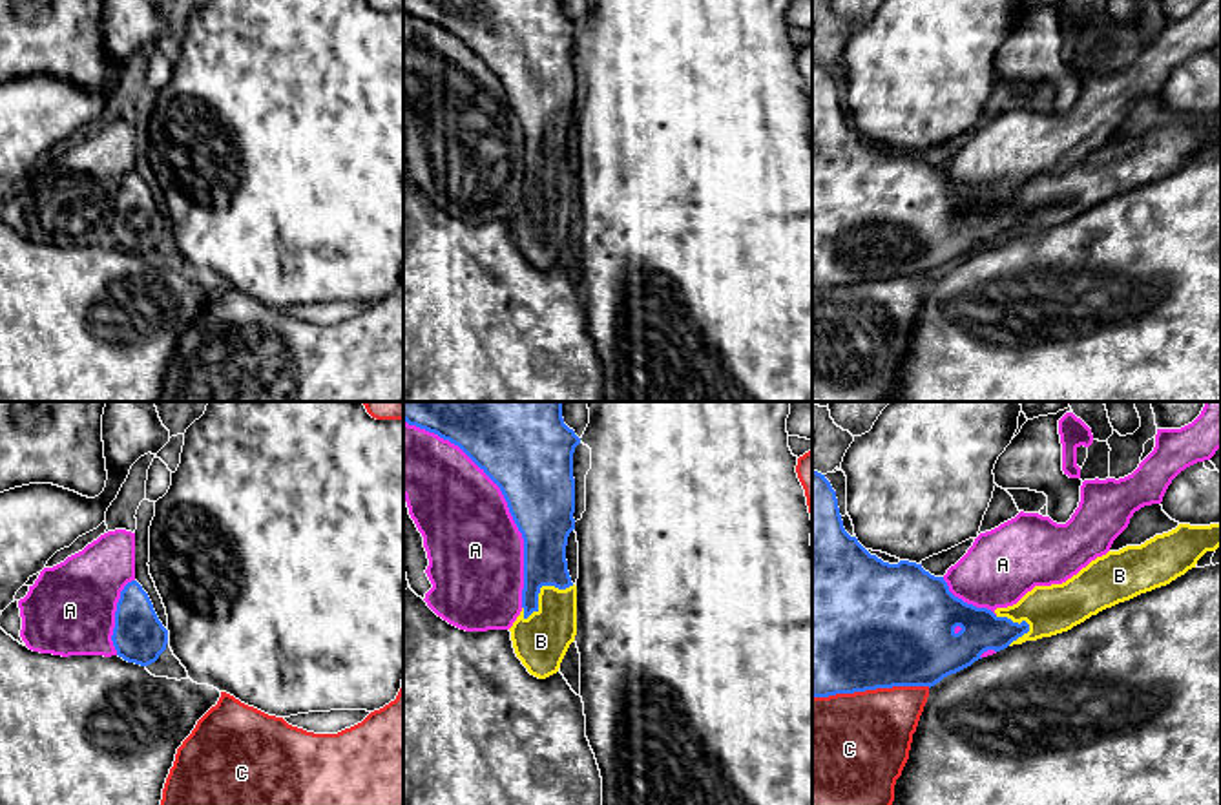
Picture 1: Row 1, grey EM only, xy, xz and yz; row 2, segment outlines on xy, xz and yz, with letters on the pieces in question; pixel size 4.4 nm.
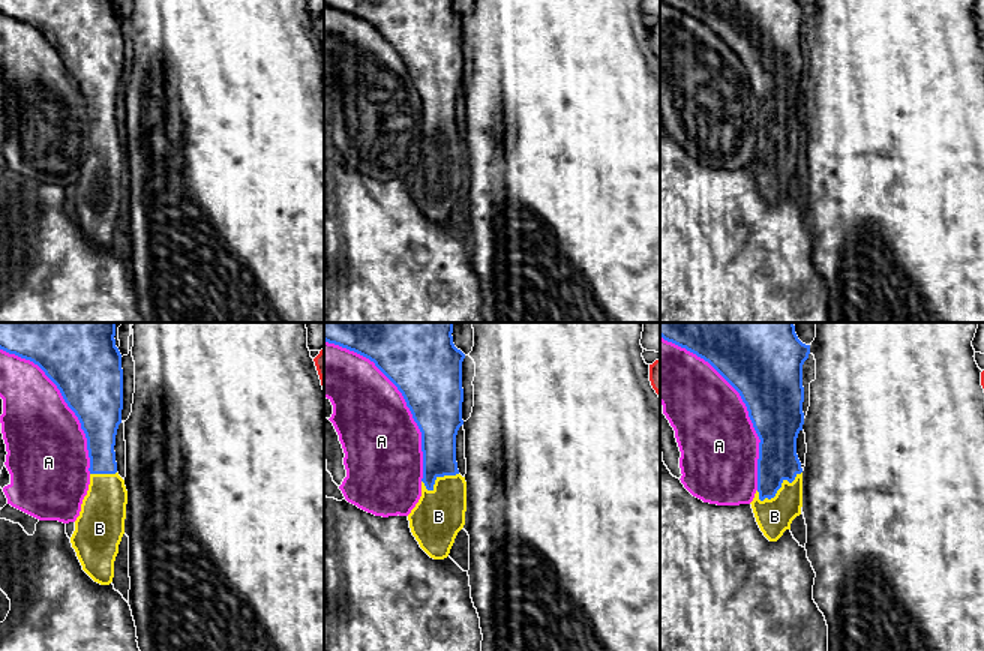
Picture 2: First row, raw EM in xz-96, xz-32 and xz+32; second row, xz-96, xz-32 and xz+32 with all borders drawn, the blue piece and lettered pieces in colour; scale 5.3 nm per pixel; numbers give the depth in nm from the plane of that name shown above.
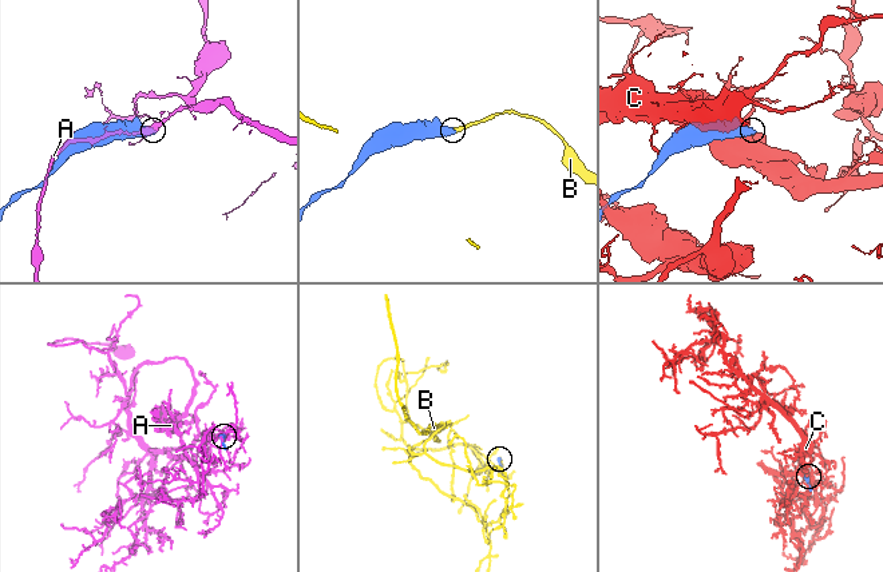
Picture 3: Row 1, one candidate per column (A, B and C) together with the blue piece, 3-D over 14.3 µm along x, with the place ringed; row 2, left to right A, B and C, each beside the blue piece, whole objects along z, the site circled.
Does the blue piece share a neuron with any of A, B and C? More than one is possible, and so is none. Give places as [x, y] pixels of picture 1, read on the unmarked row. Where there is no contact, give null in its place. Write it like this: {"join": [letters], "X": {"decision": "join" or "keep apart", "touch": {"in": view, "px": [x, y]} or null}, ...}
{"join": ["B"], "A": {"decision": "keep apart", "touch": {"in": "xz", "px": [506, 92]}}, "B": {"decision": "join", "touch": {"in": "xz", "px": [539, 181]}}, "C": {"decision": "keep apart", "touch": {"in": "yz", "px": [871, 280]}}}

